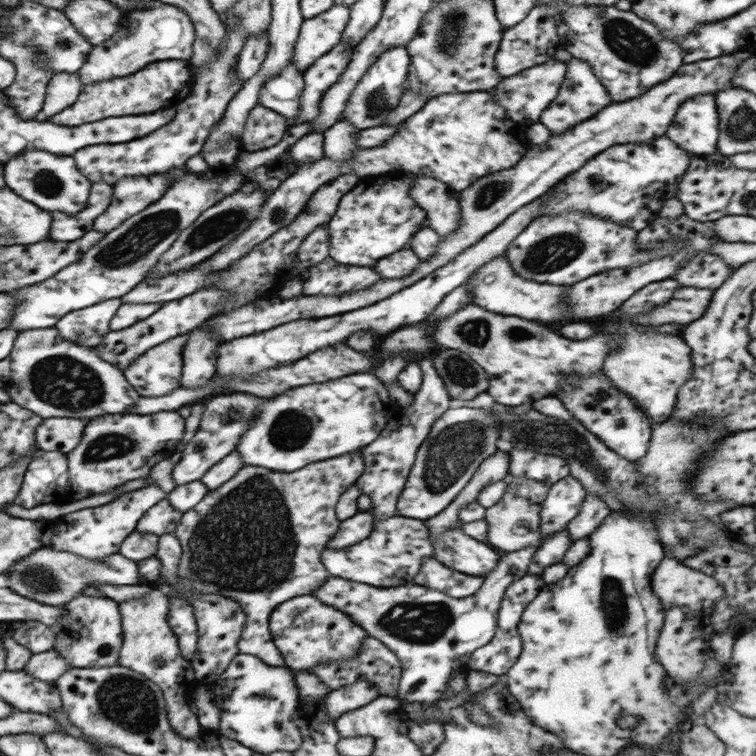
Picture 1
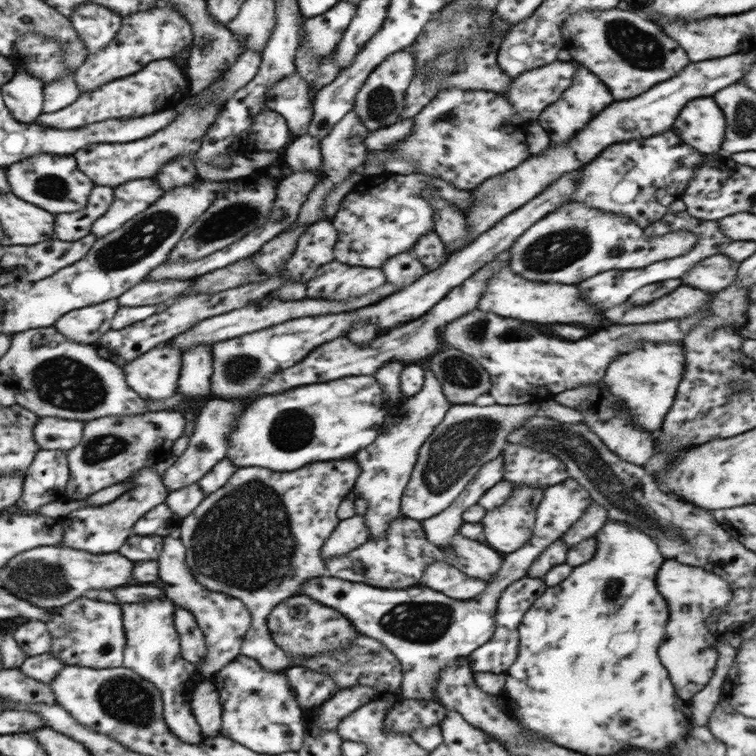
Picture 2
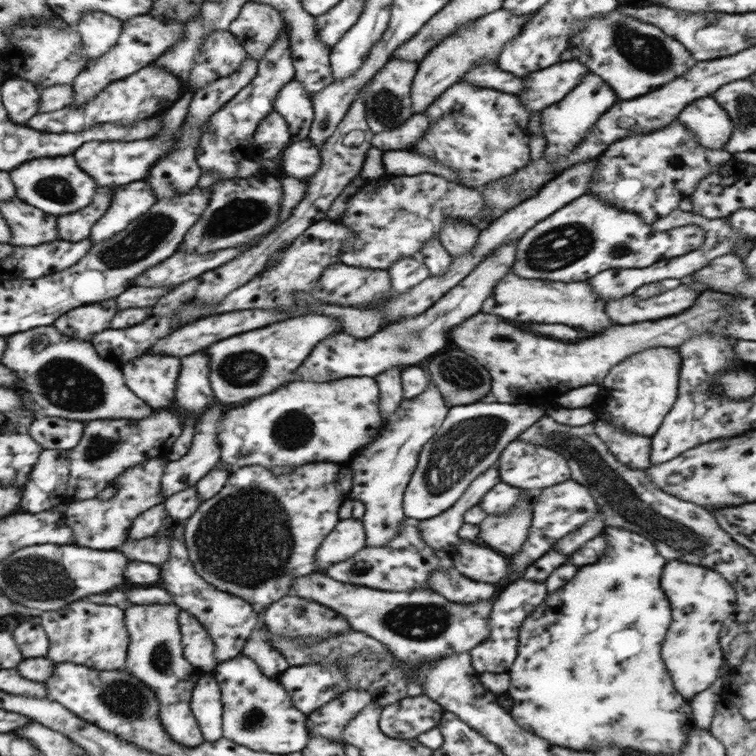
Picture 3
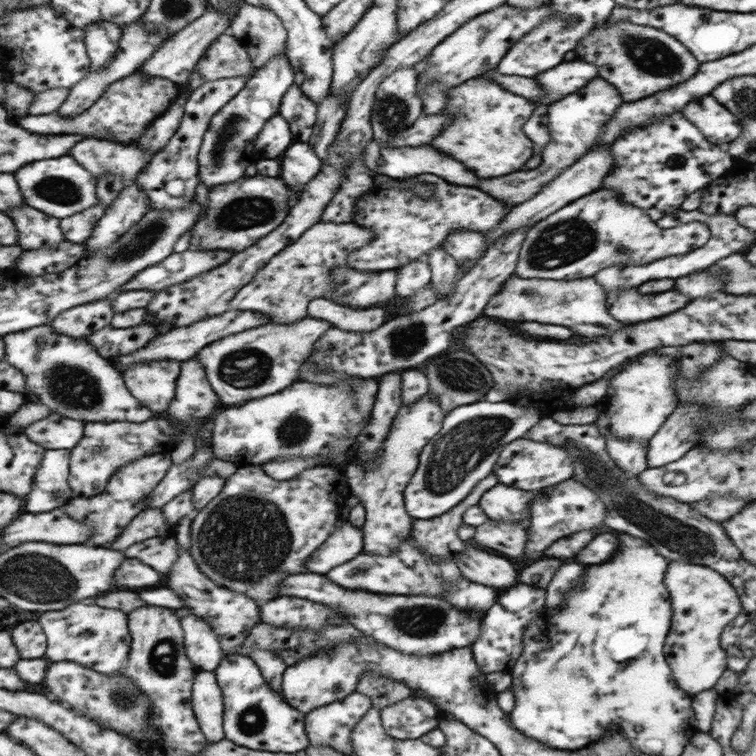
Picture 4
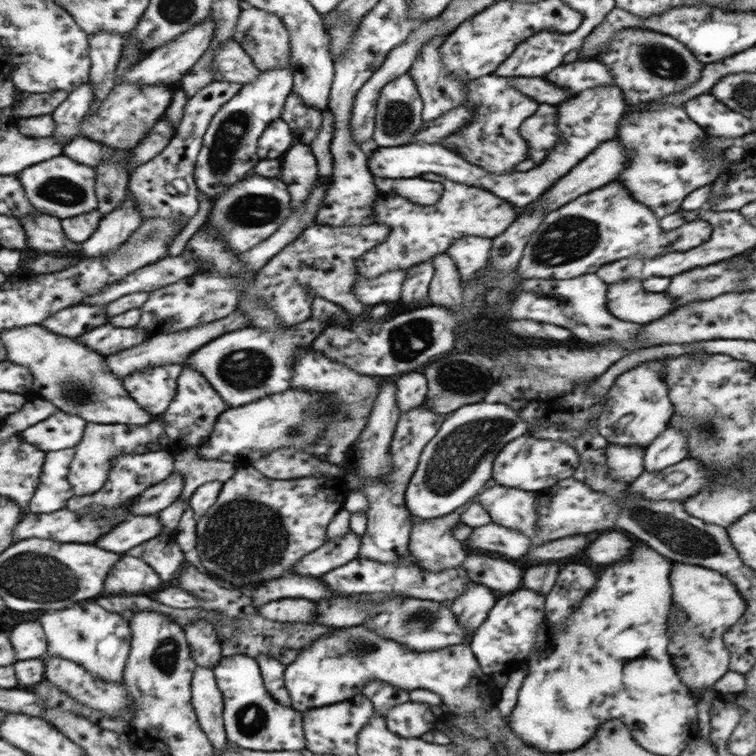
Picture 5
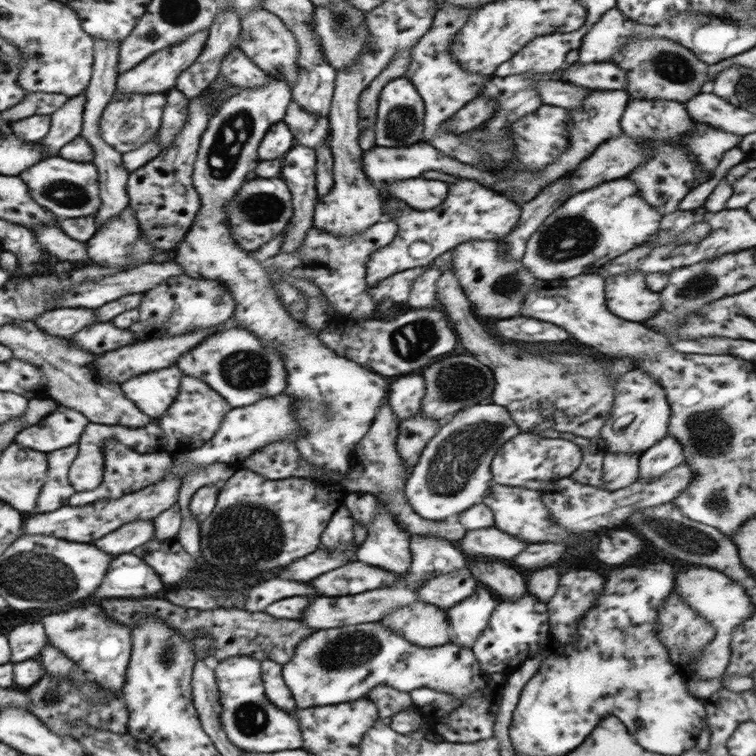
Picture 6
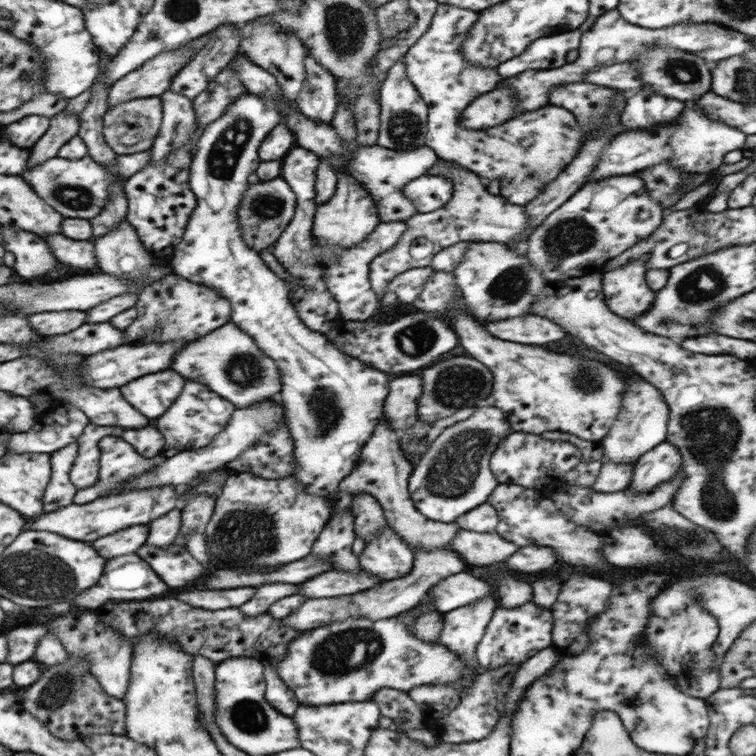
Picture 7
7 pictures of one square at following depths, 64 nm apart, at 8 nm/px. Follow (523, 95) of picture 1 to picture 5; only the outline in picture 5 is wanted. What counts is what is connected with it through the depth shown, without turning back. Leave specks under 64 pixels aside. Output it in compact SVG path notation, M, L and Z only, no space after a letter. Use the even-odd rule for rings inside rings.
M578 60L574 64L563 64L545 74L546 81L566 88L574 94L594 88L594 86L617 86L612 69L602 62Z

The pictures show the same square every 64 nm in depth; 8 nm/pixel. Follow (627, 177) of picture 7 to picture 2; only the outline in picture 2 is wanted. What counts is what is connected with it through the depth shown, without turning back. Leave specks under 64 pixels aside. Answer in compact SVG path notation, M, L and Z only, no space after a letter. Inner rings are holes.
M570 201L532 224L509 248L509 266L526 280L578 284L586 278L610 268L644 268L652 262L682 256L692 250L698 236L680 229L662 238L646 238L636 221L626 216L604 212L582 203Z

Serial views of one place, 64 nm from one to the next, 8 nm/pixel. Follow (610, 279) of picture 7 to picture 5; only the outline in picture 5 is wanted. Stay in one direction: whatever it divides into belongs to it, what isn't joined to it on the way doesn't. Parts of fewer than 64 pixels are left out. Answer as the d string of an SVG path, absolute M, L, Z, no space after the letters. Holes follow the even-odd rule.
M620 280L608 286L608 310L626 322L648 324L664 316L672 306L664 294L642 290L640 280Z

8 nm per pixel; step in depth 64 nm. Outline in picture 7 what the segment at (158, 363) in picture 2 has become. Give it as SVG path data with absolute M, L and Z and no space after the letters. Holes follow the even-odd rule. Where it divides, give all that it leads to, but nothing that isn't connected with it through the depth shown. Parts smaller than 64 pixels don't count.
M166 370L142 376L142 380L134 380L134 384L126 384L122 396L126 396L126 400L130 400L130 404L134 404L144 416L158 418L170 408L170 404L174 404L182 388L184 378L174 370Z

